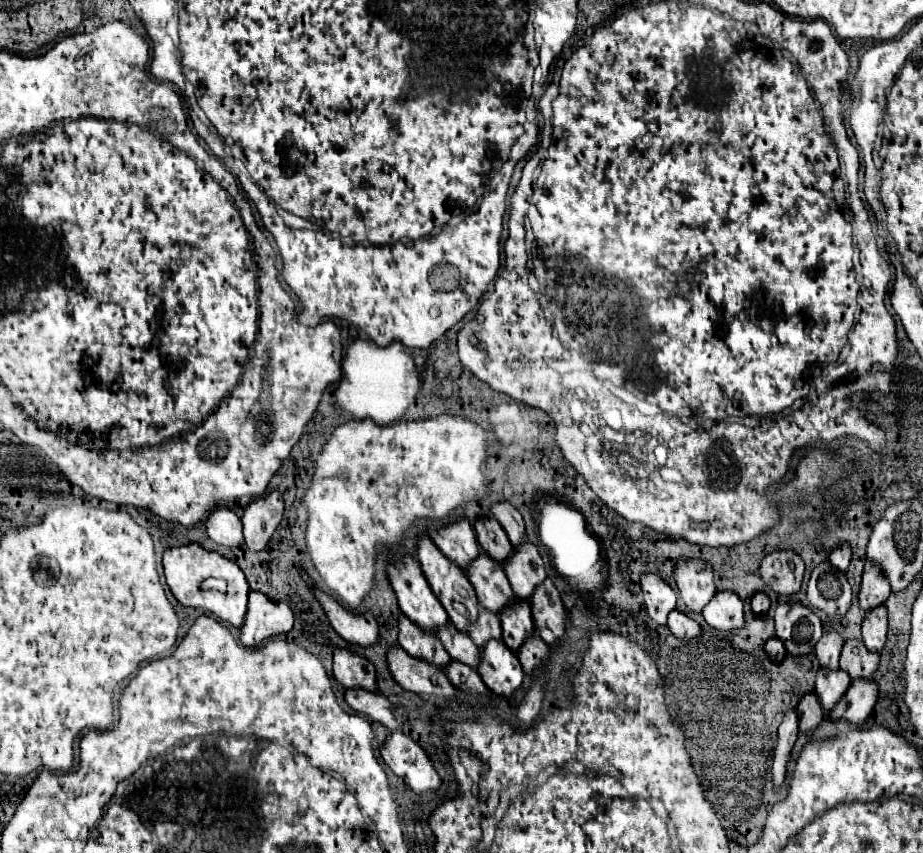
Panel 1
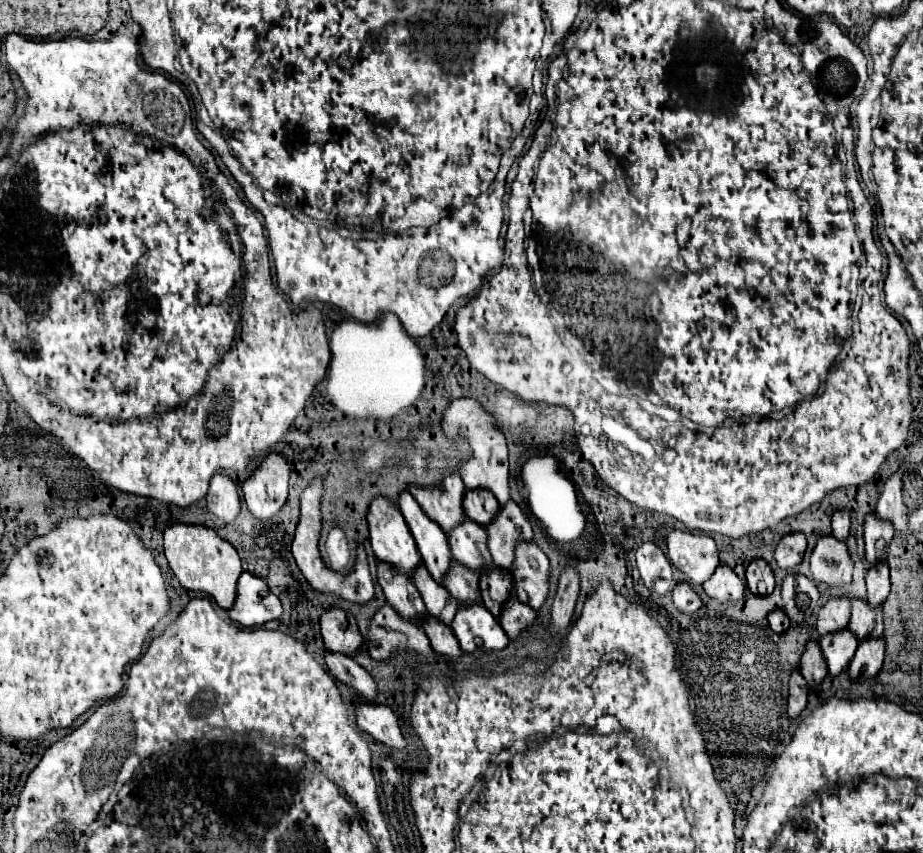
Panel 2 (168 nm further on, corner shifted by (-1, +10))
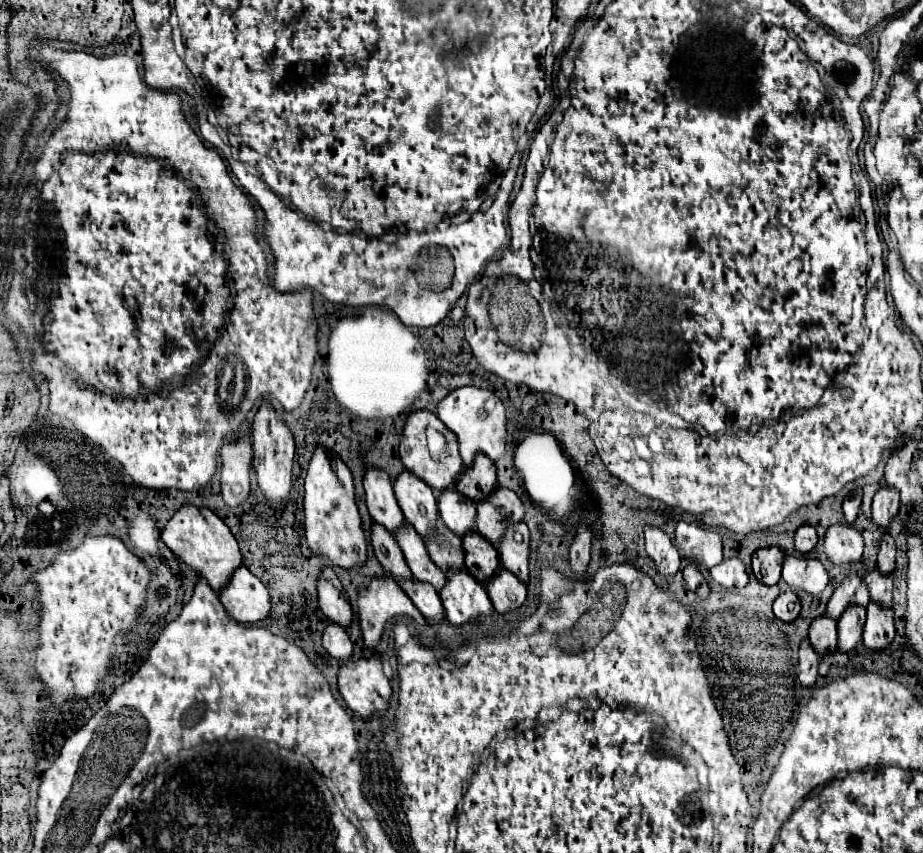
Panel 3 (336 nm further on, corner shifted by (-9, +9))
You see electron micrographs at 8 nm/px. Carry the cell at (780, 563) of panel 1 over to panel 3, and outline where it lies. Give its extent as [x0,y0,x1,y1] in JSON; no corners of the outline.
[794,525,818,553]

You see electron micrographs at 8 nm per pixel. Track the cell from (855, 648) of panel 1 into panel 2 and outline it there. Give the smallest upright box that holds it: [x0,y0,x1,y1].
[848,600,882,642]

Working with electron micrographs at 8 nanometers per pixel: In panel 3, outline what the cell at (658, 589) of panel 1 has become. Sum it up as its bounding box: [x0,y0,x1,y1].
[644,525,680,575]

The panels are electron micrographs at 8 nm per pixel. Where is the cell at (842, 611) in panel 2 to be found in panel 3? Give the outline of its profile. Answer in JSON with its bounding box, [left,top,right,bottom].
[826,573,870,619]

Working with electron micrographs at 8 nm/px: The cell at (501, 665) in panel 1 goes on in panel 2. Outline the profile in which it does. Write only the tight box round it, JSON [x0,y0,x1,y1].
[450,604,510,654]

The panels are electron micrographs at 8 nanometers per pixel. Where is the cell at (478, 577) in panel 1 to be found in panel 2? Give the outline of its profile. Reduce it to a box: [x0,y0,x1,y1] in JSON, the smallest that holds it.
[448,520,494,574]

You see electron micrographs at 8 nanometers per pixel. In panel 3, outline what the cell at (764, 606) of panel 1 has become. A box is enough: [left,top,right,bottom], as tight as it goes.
[752,545,784,585]

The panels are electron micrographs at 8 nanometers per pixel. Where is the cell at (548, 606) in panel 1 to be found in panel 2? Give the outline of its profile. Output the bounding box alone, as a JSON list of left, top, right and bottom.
[512,542,550,610]

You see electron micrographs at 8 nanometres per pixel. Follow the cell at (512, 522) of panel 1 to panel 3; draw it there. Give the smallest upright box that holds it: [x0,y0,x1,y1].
[436,387,506,465]

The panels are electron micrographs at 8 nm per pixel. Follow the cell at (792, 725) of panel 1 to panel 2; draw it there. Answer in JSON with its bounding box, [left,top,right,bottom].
[788,670,808,718]

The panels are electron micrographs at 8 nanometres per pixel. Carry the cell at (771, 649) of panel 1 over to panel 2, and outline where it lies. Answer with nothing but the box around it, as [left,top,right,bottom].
[768,610,790,634]

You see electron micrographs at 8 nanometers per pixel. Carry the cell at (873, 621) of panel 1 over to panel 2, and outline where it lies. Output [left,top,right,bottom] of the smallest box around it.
[866,562,890,608]

